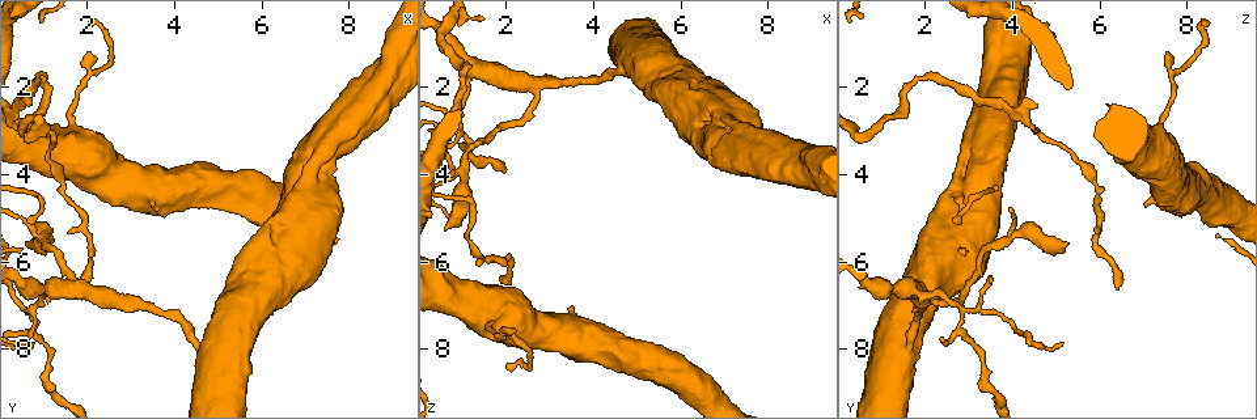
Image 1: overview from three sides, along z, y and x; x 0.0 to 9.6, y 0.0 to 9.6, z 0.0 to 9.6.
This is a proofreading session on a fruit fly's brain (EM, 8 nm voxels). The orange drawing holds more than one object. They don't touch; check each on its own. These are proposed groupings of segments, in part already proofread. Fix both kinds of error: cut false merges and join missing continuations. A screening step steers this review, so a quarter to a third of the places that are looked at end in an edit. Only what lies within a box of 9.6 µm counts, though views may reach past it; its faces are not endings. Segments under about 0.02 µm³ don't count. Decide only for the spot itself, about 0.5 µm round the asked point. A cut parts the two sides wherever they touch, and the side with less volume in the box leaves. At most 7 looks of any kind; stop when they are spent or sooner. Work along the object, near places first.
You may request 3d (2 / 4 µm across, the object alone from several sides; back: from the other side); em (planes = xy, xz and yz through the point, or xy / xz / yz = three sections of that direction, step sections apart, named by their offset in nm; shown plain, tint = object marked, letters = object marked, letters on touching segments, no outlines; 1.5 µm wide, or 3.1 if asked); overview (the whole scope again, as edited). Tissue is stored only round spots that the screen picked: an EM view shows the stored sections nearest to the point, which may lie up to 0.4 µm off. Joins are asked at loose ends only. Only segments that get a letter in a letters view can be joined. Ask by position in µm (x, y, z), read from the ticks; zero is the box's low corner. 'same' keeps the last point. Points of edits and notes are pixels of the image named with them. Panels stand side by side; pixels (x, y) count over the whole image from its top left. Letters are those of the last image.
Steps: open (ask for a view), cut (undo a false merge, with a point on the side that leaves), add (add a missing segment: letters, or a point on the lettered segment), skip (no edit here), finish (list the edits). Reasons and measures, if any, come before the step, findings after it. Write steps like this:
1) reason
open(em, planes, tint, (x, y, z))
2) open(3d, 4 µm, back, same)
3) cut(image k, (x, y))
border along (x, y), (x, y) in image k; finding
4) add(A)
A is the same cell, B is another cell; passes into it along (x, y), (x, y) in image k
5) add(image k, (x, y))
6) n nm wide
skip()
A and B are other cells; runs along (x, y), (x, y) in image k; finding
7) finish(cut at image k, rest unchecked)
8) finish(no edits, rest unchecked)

sudden change in width
open(em, yz, step 4, tint, (4.60, 8.00, 1.65))

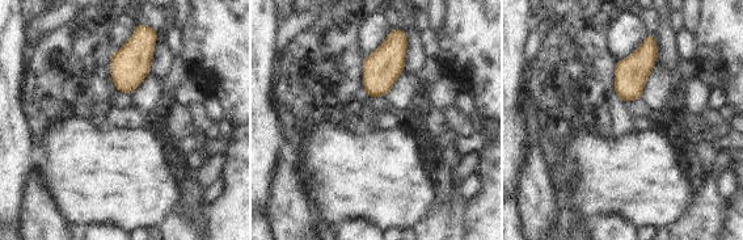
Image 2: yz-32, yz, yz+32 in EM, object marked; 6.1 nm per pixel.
open(em, planes, letters, same)

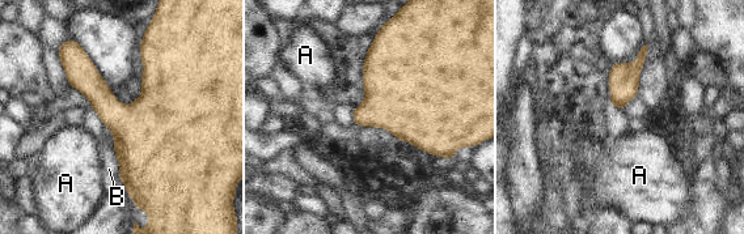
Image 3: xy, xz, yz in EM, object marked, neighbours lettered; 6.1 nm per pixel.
320 nm wide
skip()
A and B are other cells; continuous, no second neuron

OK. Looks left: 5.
calibre changes
open(3d, 2 µm, (0.80, 7.10, 2.85))

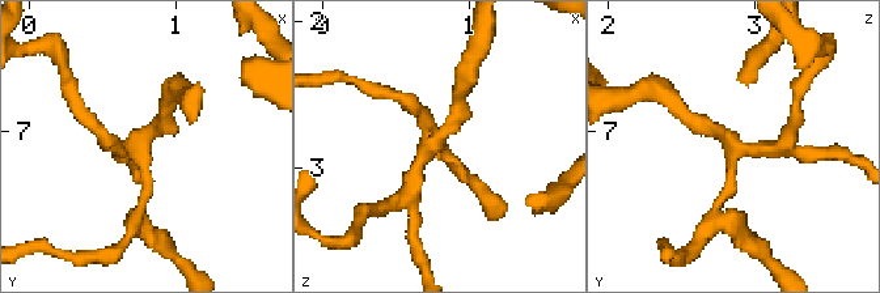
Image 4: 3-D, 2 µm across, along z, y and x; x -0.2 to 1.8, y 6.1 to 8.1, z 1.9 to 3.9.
shape alone is not enough
open(em, planes, tint, (0.74, 7.08, 2.84))

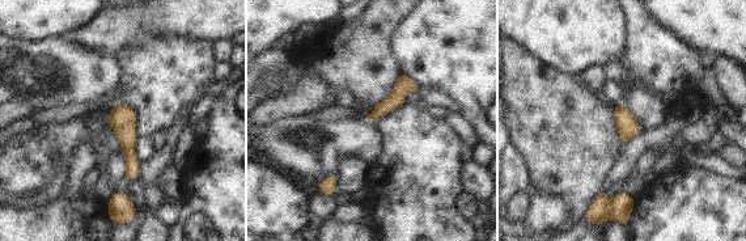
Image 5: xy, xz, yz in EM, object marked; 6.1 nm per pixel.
open(em, planes, letters, same)

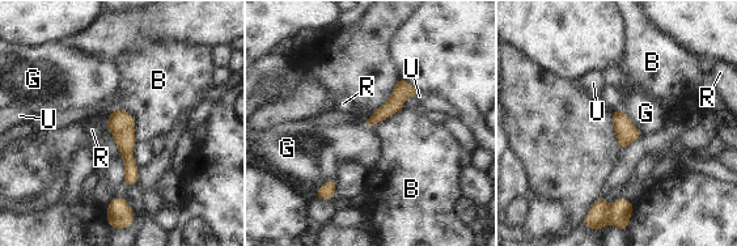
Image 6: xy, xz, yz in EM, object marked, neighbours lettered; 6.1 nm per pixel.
cut(image 6, (619, 213))
B, G, R and U are other cells; border along (609, 207), (606, 215) in image 6; a second neuron is stuck on

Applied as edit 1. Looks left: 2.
tapers out
open(em, planes, tint, (2.05, 1.20, 7.45))

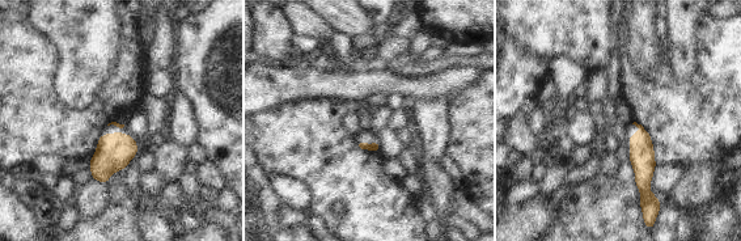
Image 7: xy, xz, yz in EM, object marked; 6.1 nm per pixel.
what lies round it
open(em, planes, letters, same)

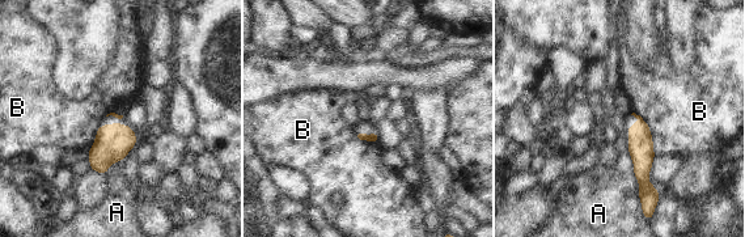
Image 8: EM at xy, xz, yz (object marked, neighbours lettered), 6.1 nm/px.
skip()
A and B are other cells; none of them fits

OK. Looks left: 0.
finish(cut at image 6, rest unchecked)

